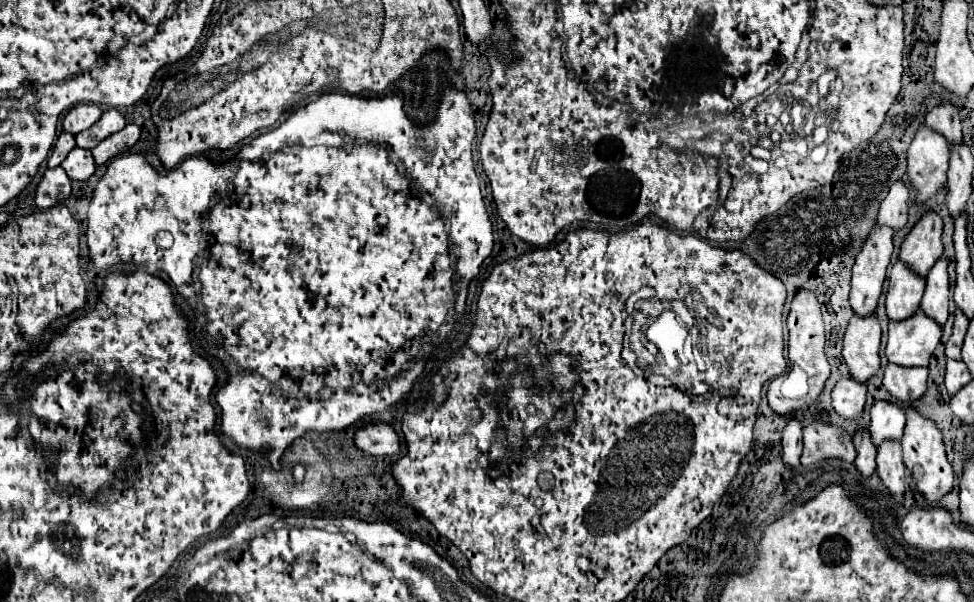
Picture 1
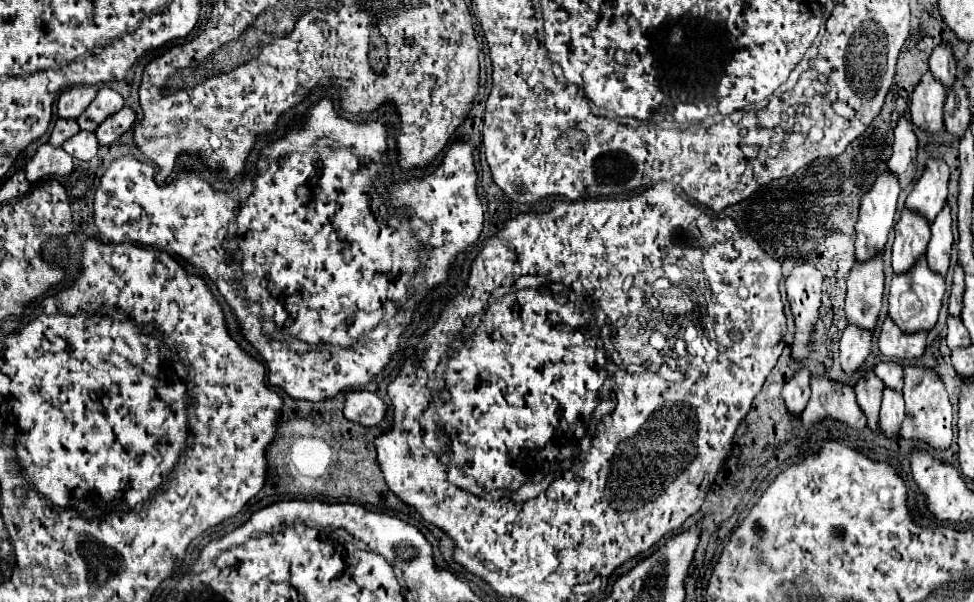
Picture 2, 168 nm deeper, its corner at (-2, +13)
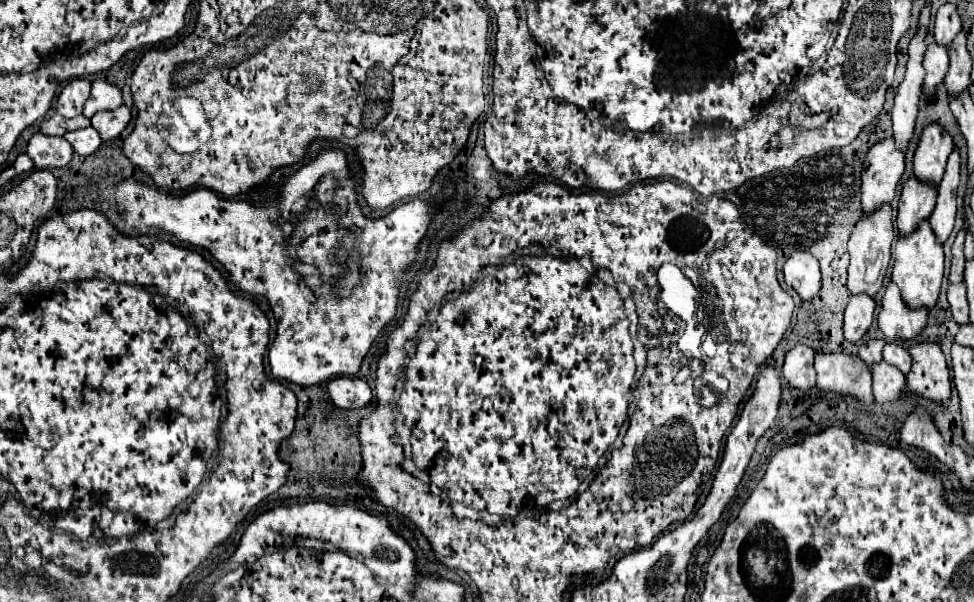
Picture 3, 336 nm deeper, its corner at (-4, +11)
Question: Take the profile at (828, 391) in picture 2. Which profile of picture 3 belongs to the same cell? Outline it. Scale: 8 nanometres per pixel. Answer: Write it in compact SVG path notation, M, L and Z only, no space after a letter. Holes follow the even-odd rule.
M817 353L815 355L817 389L839 395L851 395L865 405L873 403L871 373L855 355Z

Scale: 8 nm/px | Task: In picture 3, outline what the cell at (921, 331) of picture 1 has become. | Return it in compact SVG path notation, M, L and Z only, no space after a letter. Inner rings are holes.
M923 223L915 235L909 237L897 237L895 247L893 247L893 257L895 257L895 271L891 273L891 281L899 287L901 299L909 309L933 309L939 291L941 291L941 281L943 281L943 247L937 243L933 231L929 229L929 223Z

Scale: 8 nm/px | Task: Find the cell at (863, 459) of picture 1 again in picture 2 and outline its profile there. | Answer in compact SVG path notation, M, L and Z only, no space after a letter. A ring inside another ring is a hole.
M873 367L863 371L863 375L859 377L859 381L855 383L855 393L857 393L857 401L861 405L861 409L865 411L867 419L869 419L869 427L877 429L877 421L879 421L879 407L881 407L881 379L873 373Z

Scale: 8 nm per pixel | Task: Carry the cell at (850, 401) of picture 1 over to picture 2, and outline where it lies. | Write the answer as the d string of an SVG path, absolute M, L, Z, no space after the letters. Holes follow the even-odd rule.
M847 325L841 333L841 365L845 373L853 373L865 365L865 359L871 349L871 333L865 329L857 329L857 325Z

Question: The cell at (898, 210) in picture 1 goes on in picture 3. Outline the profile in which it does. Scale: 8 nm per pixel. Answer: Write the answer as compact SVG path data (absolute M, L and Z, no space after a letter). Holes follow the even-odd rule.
M929 1L921 11L919 19L919 33L909 45L909 63L907 63L907 73L903 83L897 89L895 95L895 105L893 105L893 139L895 147L901 153L907 153L913 131L915 131L915 121L919 113L919 97L921 97L921 83L925 77L925 71L921 67L925 47L927 47L927 25L929 25Z

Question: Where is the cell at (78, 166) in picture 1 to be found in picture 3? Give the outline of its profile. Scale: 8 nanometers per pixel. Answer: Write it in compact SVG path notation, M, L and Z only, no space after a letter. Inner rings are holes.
M93 127L79 129L79 131L69 131L65 135L65 139L71 143L75 153L79 153L79 155L91 155L101 145L101 137Z

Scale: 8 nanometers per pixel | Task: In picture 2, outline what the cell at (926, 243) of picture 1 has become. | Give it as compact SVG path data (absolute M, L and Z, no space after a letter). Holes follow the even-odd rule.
M929 157L925 169L913 191L907 197L907 207L925 215L929 223L939 215L947 201L947 181L949 181L949 167L945 161Z

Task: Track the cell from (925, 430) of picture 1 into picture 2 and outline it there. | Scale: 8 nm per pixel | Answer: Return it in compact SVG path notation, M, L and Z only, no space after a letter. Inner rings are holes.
M907 365L903 377L903 397L905 397L905 421L901 423L901 437L905 439L919 439L935 449L947 449L953 439L951 431L951 401L947 389L937 375L935 369Z

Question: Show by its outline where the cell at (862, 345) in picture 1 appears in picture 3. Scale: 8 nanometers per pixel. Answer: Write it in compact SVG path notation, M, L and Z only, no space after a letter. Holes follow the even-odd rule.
M881 207L879 211L875 211L873 215L863 215L861 221L855 225L855 231L851 233L849 239L849 255L851 255L851 263L849 263L849 277L847 277L847 289L851 295L871 295L875 297L877 291L883 287L883 279L887 273L887 265L889 265L889 249L893 243L893 223L891 223L891 207Z

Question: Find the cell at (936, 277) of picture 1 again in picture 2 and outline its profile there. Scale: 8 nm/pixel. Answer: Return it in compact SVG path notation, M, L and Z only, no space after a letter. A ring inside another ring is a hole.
M949 205L945 211L937 215L937 219L931 225L931 241L927 245L927 261L929 267L941 275L949 269L949 257L951 257L951 245L953 245L953 233L951 233L951 209Z

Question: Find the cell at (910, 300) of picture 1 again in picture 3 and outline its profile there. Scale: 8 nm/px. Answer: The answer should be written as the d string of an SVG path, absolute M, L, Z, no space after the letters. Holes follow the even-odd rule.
M909 177L903 185L903 193L899 199L899 215L897 215L897 229L899 235L911 235L919 229L919 225L931 217L937 203L937 191L931 187L919 187L915 177Z

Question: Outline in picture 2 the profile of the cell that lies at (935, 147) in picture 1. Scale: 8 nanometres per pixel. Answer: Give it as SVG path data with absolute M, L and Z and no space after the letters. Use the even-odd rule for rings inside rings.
M923 73L919 85L911 93L911 121L913 125L939 133L943 129L943 103L947 89L933 77L933 73Z

